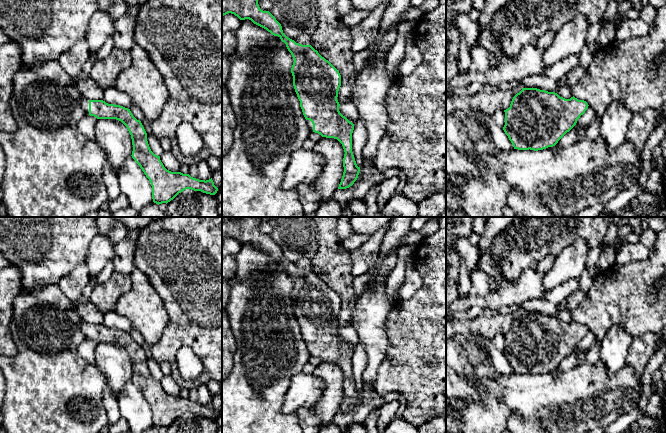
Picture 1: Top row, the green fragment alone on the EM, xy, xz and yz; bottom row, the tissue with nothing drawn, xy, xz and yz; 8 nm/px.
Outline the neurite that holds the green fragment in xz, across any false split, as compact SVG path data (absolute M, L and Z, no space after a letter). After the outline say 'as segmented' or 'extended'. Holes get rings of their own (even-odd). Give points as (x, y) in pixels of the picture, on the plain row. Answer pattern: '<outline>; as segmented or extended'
M222 217L222 241L228 237L240 244L251 244L286 268L294 283L291 292L293 310L307 350L310 355L337 363L342 368L344 396L338 413L352 410L360 391L352 376L354 348L339 335L339 295L311 269L302 269L288 262L276 242L269 235L260 233L254 217Z; extended

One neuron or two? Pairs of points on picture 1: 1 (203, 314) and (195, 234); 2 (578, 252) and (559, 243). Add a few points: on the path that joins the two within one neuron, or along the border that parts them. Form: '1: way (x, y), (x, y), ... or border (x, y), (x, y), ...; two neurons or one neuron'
1: way (203, 294), (203, 281), (198, 268), (198, 254); one neuron
2: border (589, 246), (584, 240), (575, 239), (557, 255); two neurons

